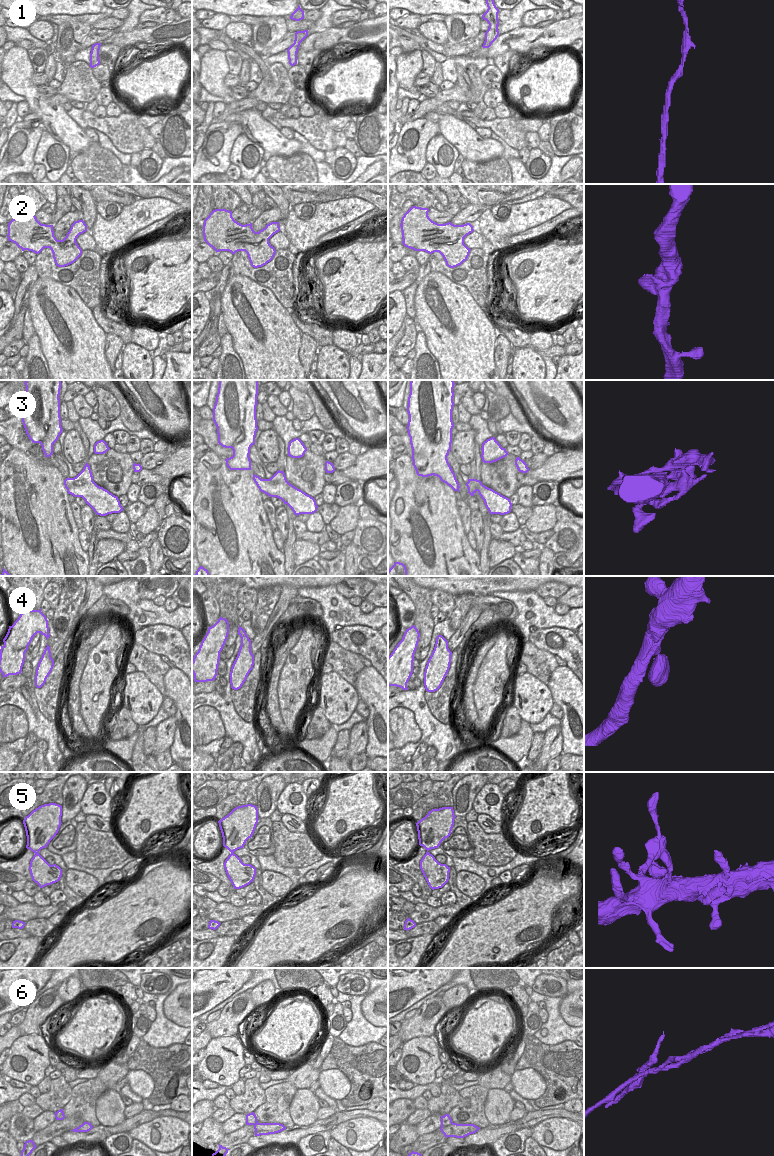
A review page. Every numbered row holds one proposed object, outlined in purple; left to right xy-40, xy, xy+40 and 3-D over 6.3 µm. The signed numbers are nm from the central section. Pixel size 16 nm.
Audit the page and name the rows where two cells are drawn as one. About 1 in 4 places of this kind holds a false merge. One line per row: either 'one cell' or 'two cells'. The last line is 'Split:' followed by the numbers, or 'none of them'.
1: one cell
2: one cell
3: one cell
4: one cell
5: one cell
6: one cell
Split: none of them

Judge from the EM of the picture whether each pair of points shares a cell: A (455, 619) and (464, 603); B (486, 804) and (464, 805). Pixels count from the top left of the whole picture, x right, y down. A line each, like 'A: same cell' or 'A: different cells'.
A: same cell
B: different cells

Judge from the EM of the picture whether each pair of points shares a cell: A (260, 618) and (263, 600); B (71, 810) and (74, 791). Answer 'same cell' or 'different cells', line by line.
A: same cell
B: same cell

